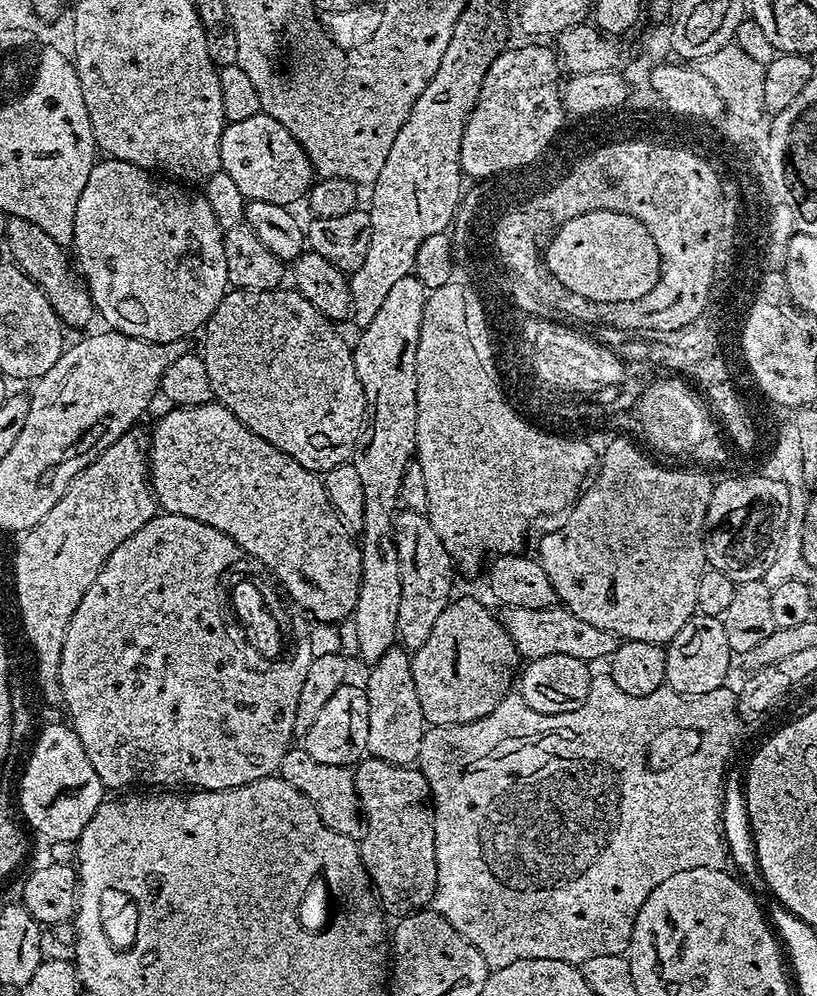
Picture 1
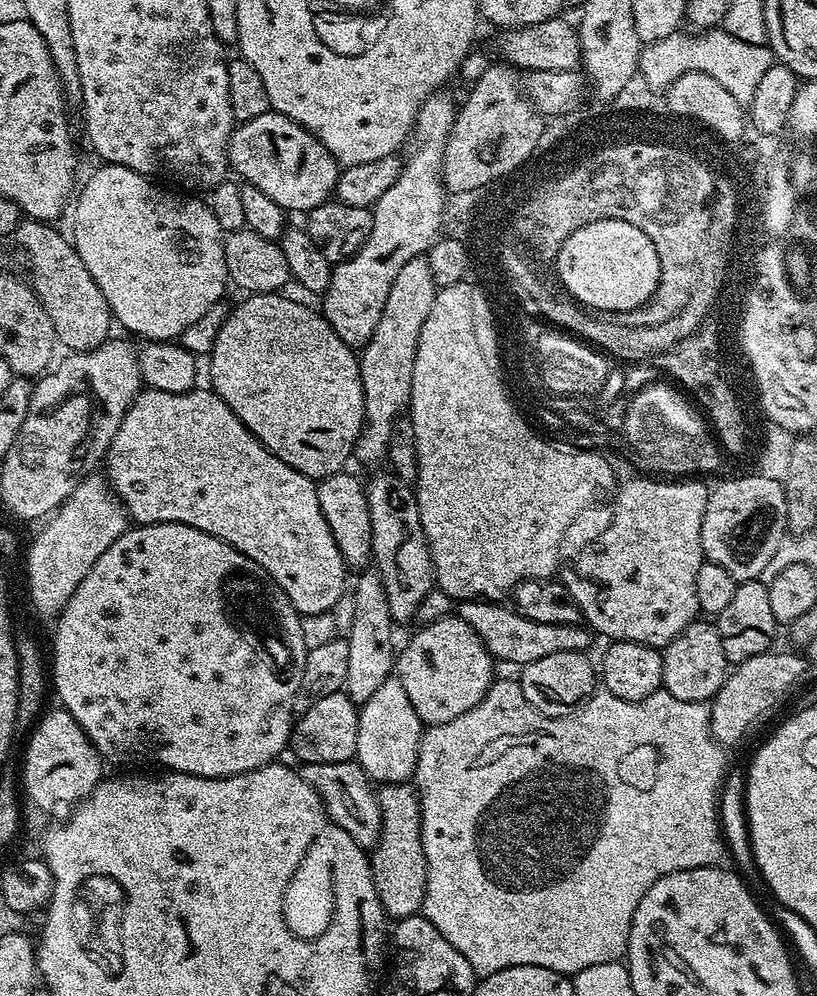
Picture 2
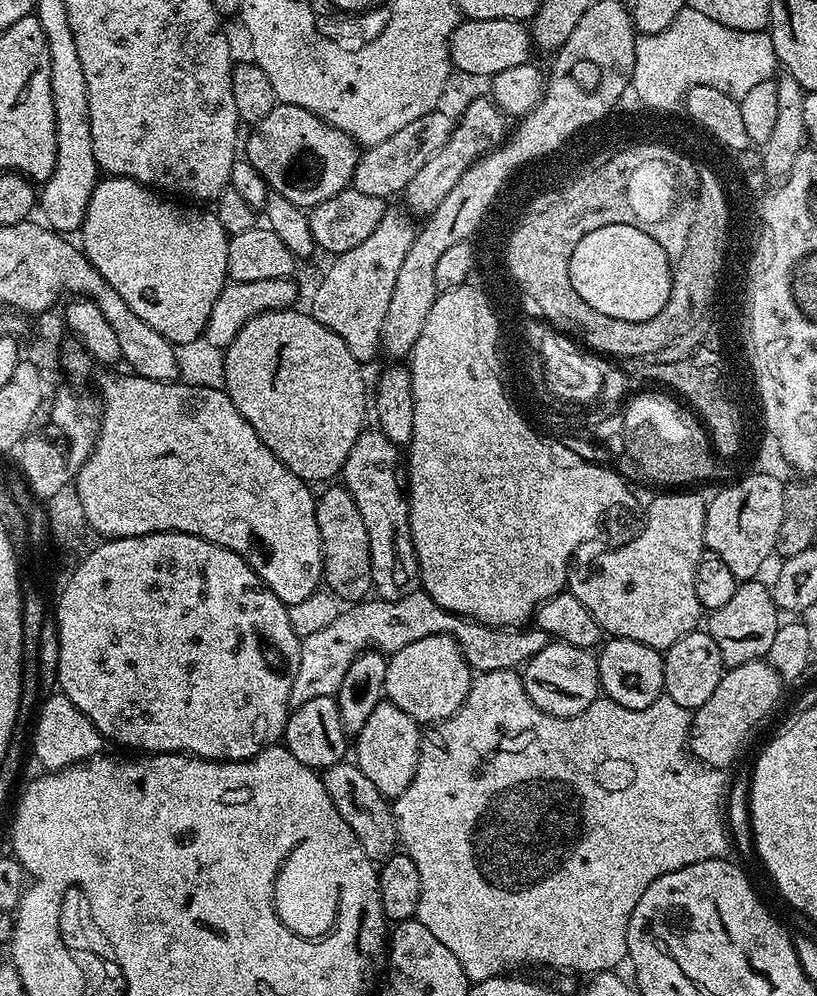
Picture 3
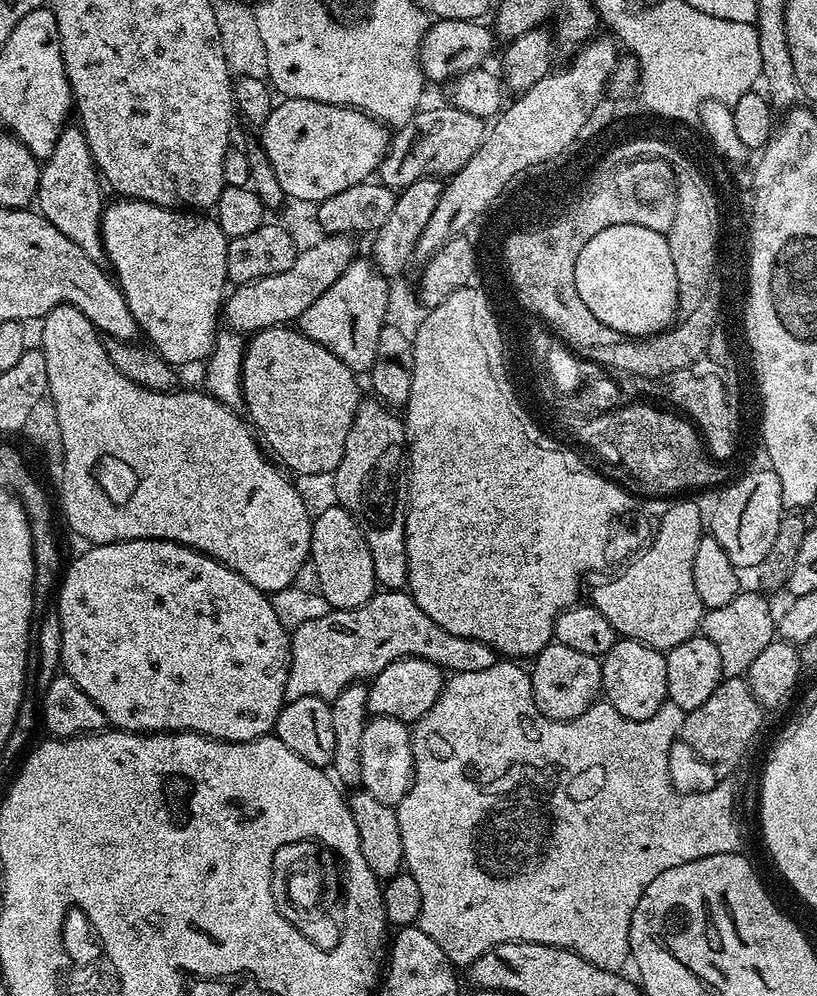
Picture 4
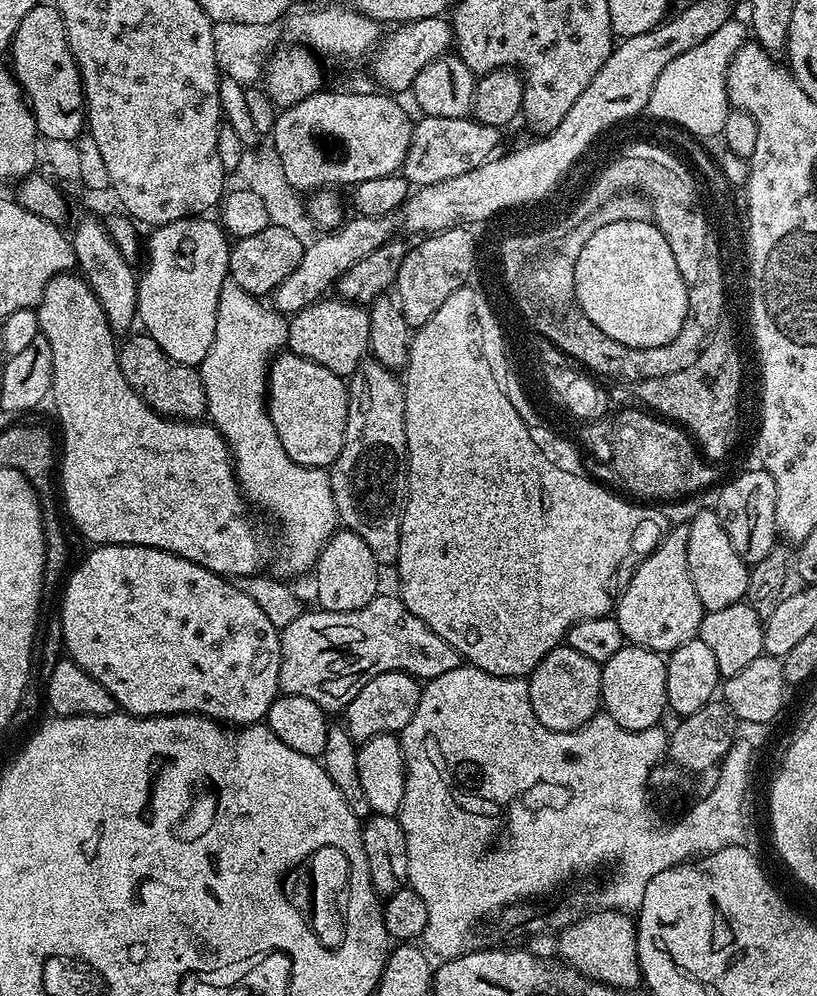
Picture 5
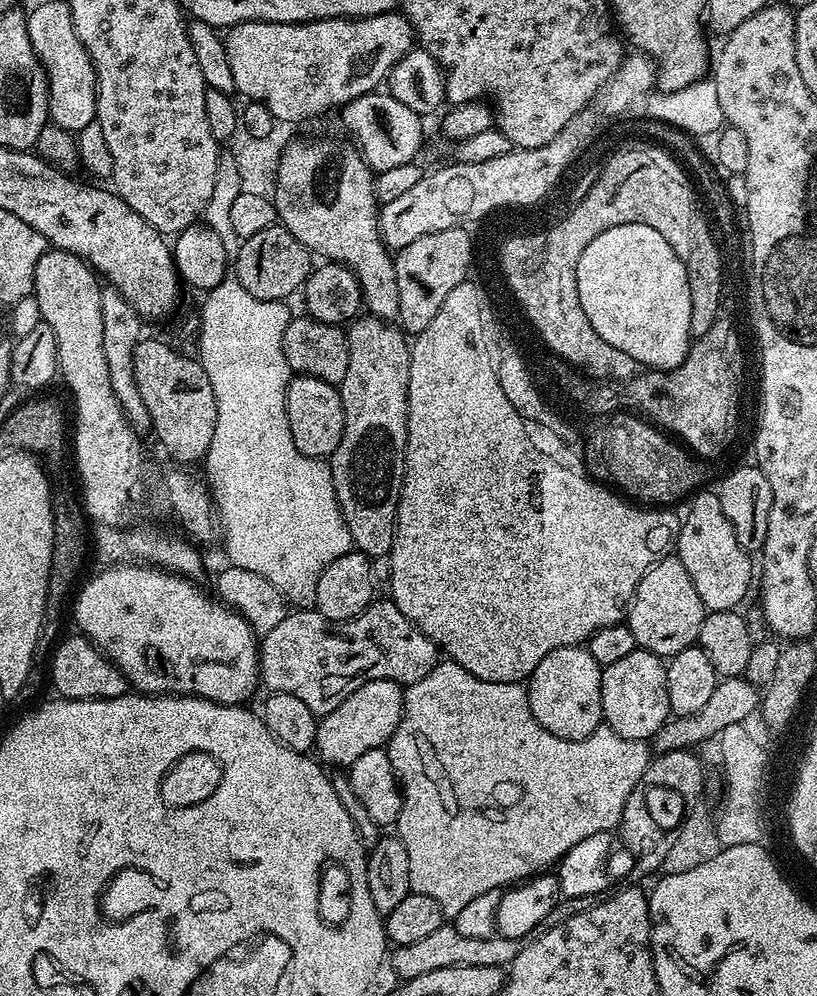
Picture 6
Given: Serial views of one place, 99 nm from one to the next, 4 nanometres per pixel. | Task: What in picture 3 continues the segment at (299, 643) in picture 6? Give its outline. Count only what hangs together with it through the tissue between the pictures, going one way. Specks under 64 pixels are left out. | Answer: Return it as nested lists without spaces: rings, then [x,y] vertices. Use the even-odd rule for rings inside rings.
[[[422,590],[406,594],[406,598],[401,600],[368,598],[345,608],[348,609],[341,616],[333,615],[322,630],[301,639],[298,670],[292,677],[288,699],[292,708],[302,706],[302,702],[310,702],[310,698],[335,696],[338,686],[342,686],[342,678],[346,678],[346,670],[350,670],[350,662],[366,650],[391,654],[402,650],[402,646],[410,646],[410,642],[418,642],[420,638],[449,636],[458,642],[473,673],[483,674],[494,670],[519,669],[550,642],[550,637],[535,626],[491,628],[476,620],[456,616],[442,610],[442,606],[438,606],[438,602]]]

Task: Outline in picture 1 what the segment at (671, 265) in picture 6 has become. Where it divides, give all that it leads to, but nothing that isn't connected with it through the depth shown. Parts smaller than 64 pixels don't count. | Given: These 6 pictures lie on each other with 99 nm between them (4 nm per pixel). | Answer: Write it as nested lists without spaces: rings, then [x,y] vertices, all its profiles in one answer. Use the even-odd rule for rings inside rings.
[[[594,210],[581,217],[571,218],[556,231],[546,257],[555,278],[567,290],[599,302],[630,302],[640,299],[642,294],[650,294],[650,290],[654,290],[654,282],[658,282],[660,277],[660,249],[654,246],[654,238],[650,238],[646,226],[642,226],[642,222],[636,221],[628,213]]]

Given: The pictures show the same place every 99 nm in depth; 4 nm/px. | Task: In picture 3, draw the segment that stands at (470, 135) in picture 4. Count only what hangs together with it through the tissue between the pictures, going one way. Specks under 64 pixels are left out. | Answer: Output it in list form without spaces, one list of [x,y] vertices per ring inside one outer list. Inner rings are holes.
[[[444,110],[426,114],[422,118],[414,118],[410,126],[402,126],[398,134],[386,138],[386,142],[378,142],[378,146],[364,148],[356,157],[351,187],[362,194],[371,194],[373,198],[387,201],[392,195],[403,193],[404,187],[426,166],[426,161],[434,158],[438,150],[448,141],[454,127],[453,117],[448,117]]]

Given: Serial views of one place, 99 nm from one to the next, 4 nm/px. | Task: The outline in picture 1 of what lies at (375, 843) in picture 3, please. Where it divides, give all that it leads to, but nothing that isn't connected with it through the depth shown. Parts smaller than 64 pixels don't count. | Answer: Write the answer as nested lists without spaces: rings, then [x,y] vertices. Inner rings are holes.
[[[293,746],[282,758],[278,775],[286,782],[290,782],[294,790],[310,798],[321,824],[325,824],[327,828],[340,835],[351,837],[355,837],[361,831],[360,799],[354,786],[354,772],[351,767],[326,766],[326,762],[317,762],[314,758],[310,758],[304,747]]]

